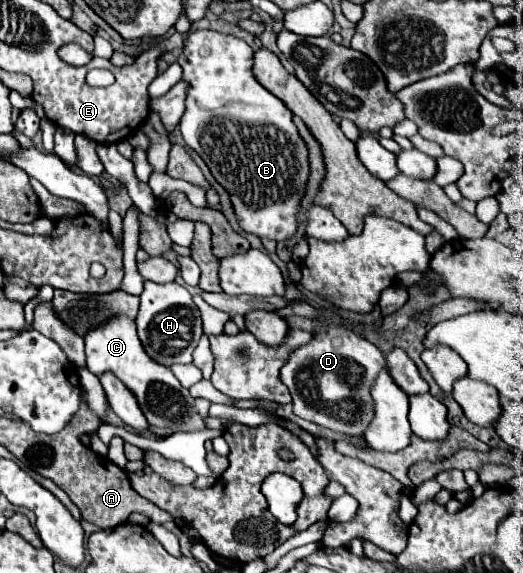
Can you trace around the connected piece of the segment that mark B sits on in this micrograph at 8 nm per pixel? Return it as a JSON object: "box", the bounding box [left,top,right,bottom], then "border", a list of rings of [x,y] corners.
{"box":[178,29,310,241],"border":[[[196,29],[184,39],[178,65],[182,67],[182,79],[188,85],[186,111],[180,121],[182,137],[186,145],[204,159],[216,181],[230,193],[240,227],[260,239],[268,237],[274,241],[284,241],[292,237],[298,225],[296,213],[300,207],[300,197],[304,195],[304,185],[310,173],[308,151],[292,123],[292,113],[280,99],[256,81],[252,73],[254,51],[246,41],[234,35]]]}

